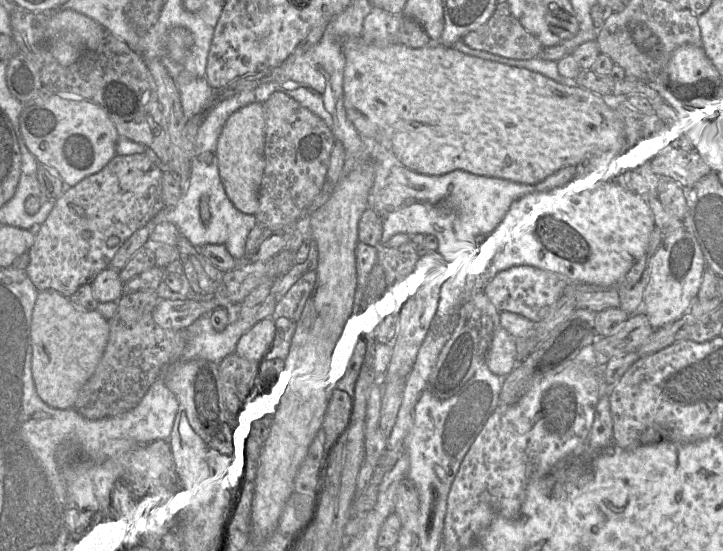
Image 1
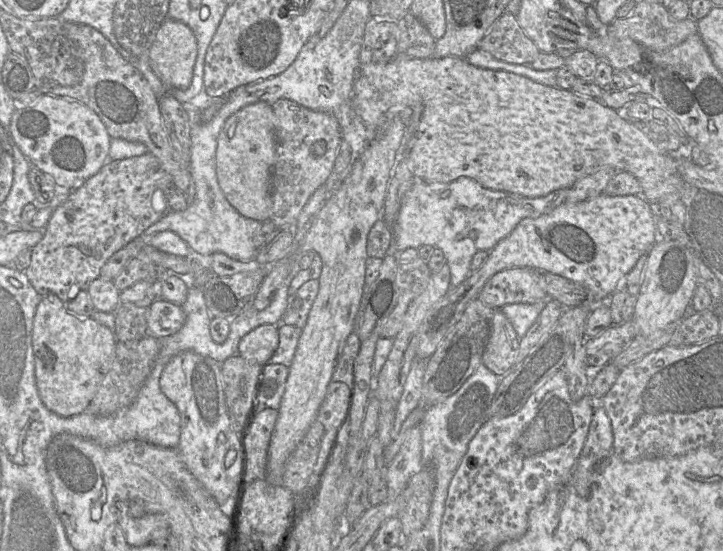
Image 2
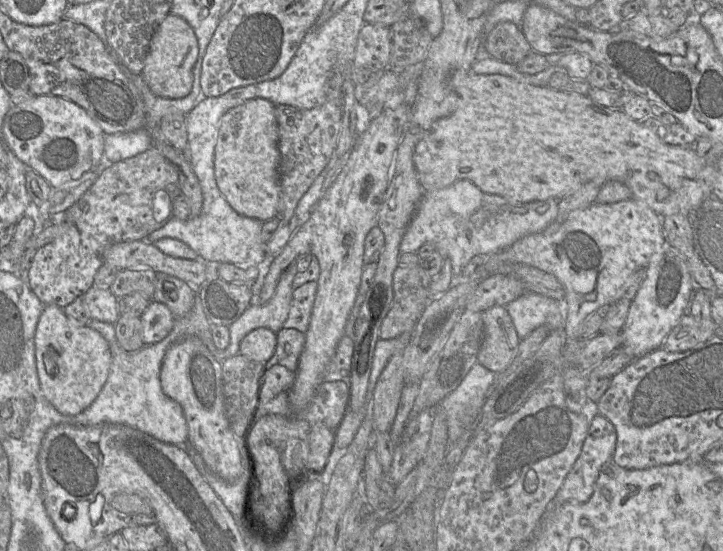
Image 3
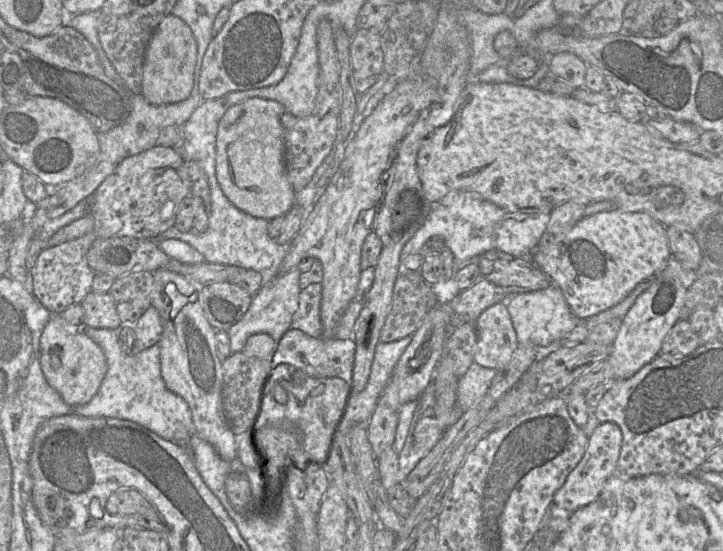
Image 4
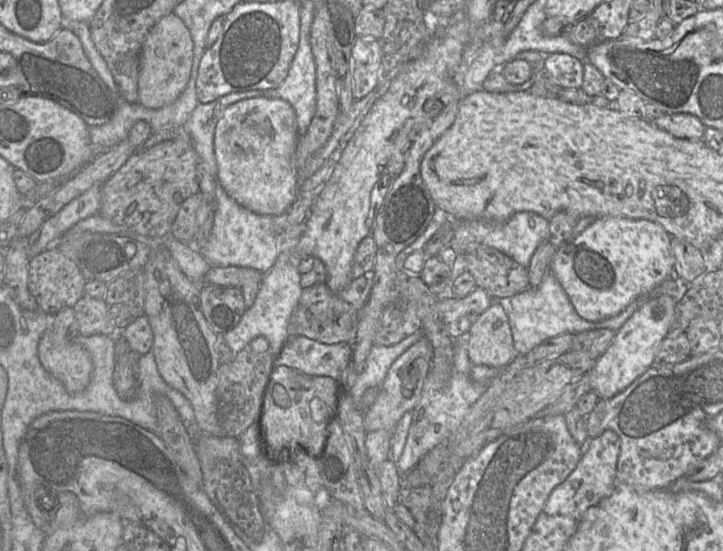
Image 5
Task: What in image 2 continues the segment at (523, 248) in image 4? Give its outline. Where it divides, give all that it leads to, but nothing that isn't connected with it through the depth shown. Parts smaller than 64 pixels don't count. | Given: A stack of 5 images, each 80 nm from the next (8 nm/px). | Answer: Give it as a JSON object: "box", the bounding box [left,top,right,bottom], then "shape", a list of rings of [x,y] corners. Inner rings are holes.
{"box":[389,177,568,290],"shape":[[[459,177],[450,183],[424,183],[416,180],[411,189],[403,196],[397,218],[391,227],[392,242],[389,254],[396,254],[407,248],[418,249],[430,245],[440,249],[450,269],[450,290],[459,286],[471,273],[470,264],[475,253],[490,252],[499,241],[508,236],[520,221],[537,218],[553,211],[565,202],[568,189],[559,189],[543,197],[526,198],[517,194],[494,191],[482,187],[468,177]]]}

